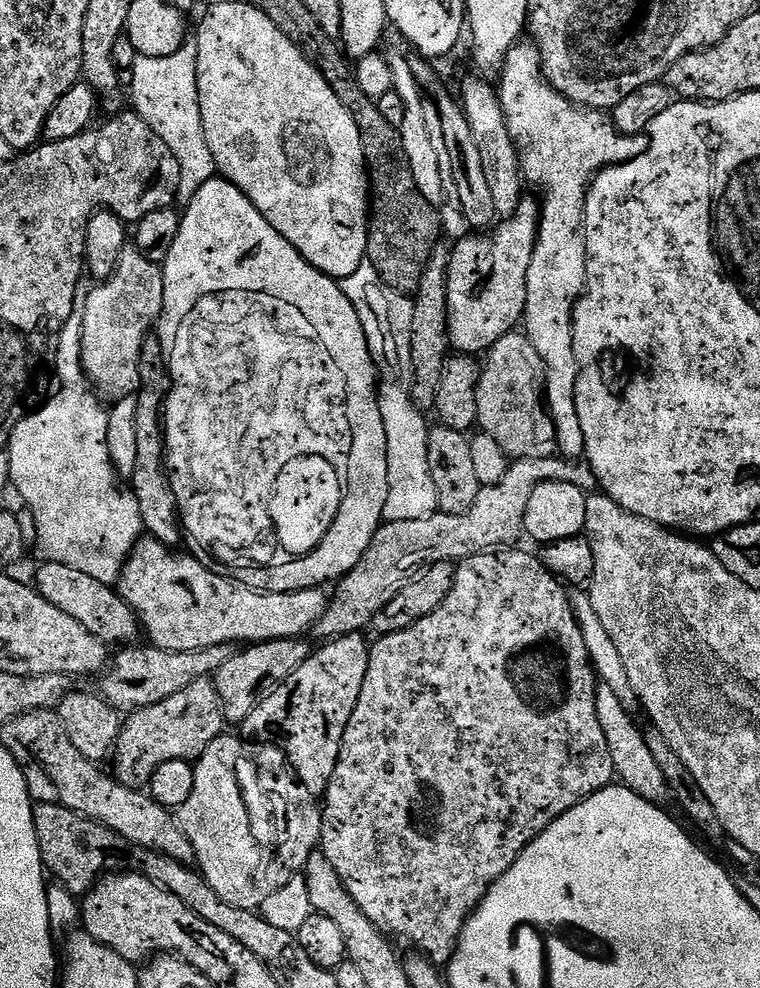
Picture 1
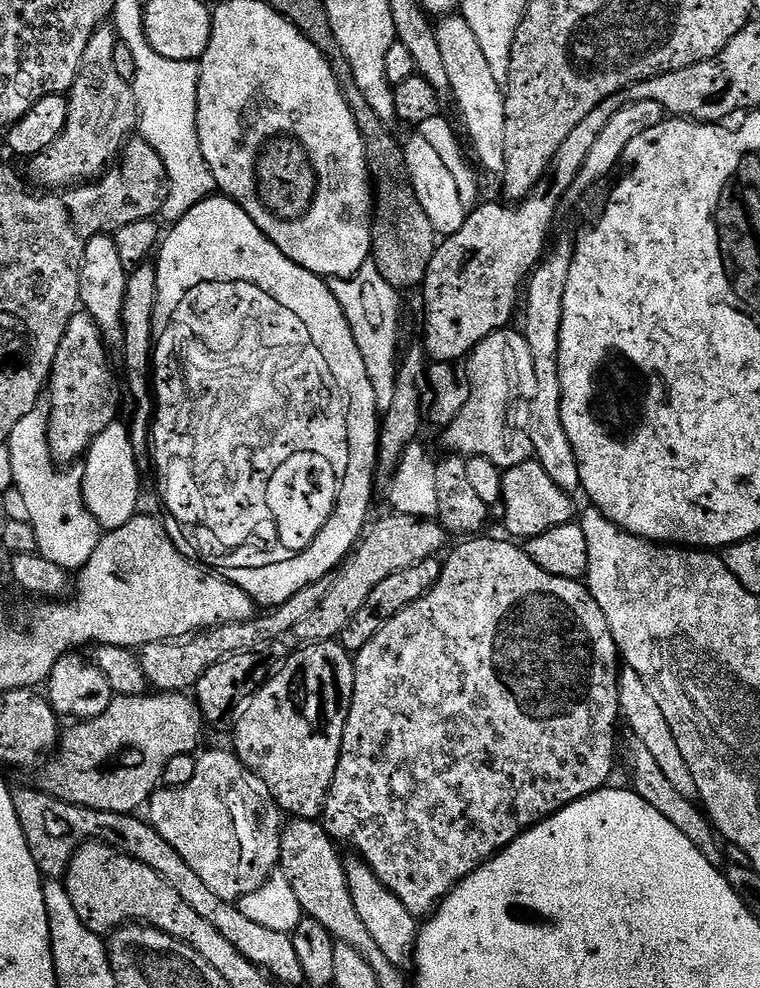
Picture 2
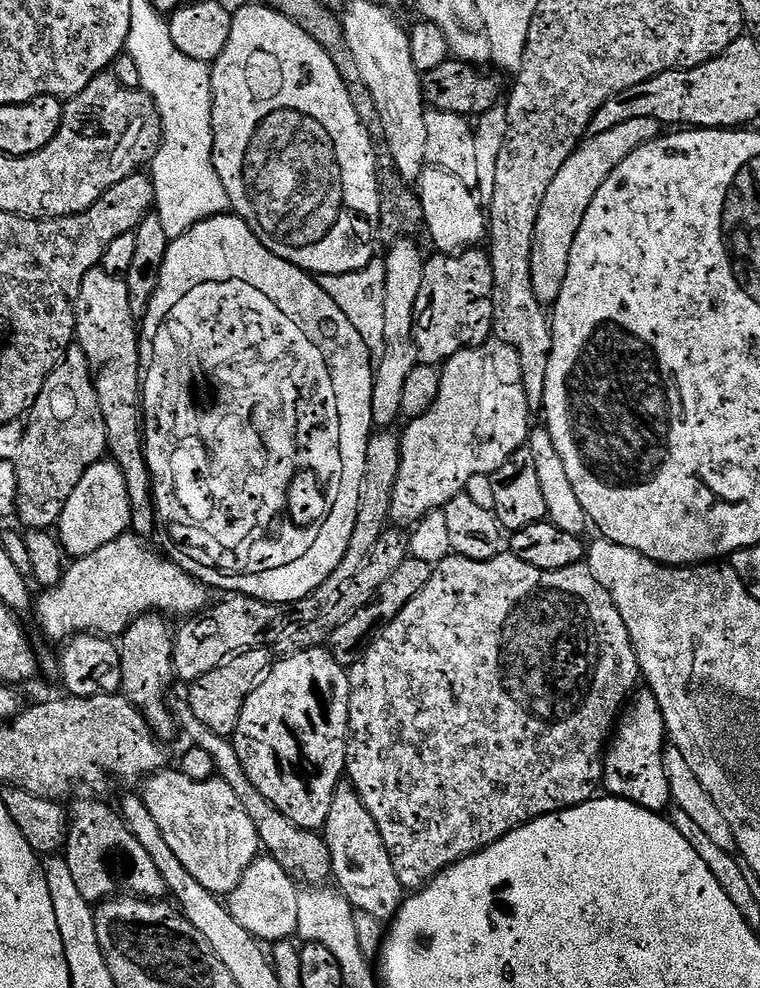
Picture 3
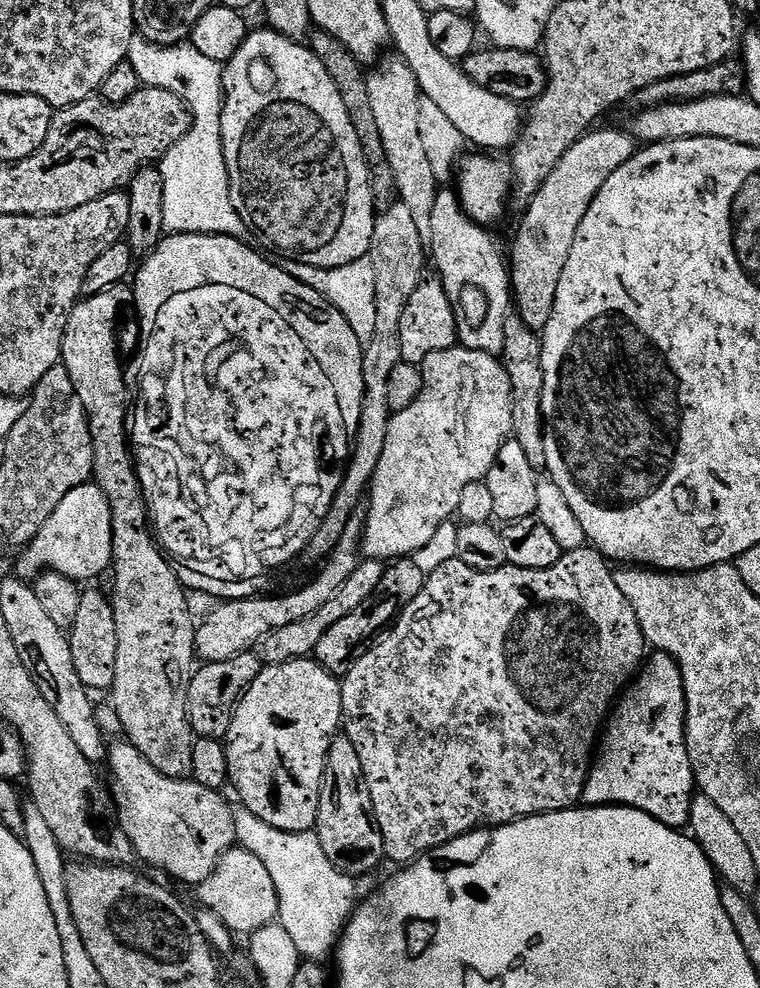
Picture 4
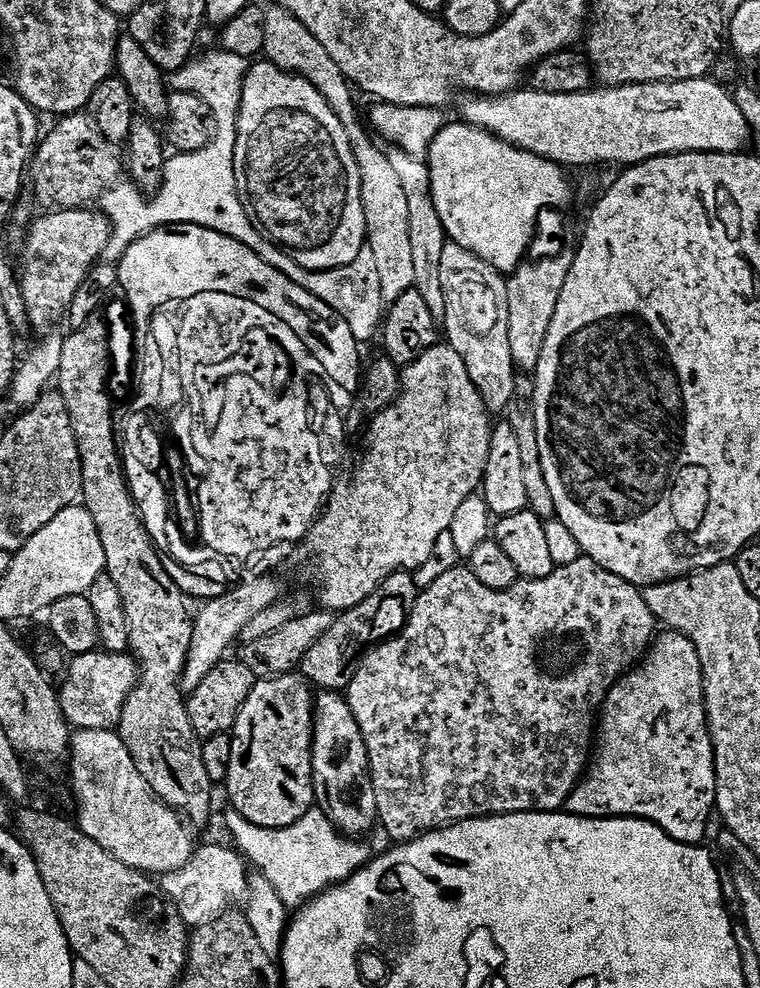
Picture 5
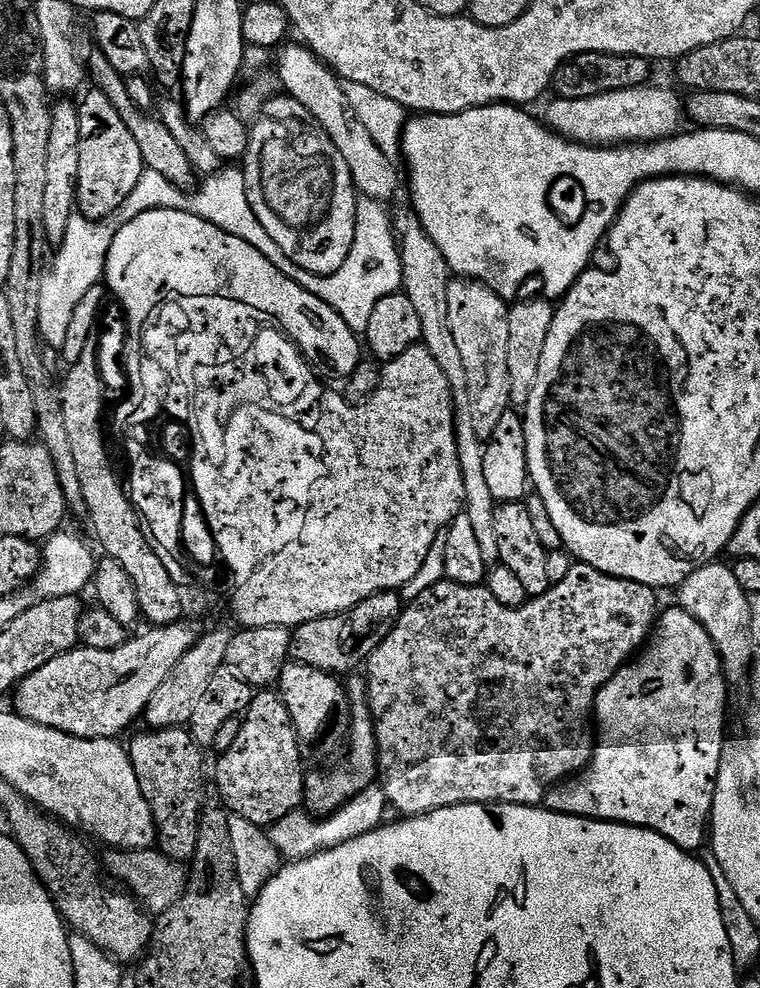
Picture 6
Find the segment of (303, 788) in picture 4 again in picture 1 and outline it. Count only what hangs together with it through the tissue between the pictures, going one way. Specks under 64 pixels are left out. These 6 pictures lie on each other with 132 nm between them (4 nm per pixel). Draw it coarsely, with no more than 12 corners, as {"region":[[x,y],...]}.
{"region":[[317,647],[251,714],[317,798],[334,778],[370,651]]}

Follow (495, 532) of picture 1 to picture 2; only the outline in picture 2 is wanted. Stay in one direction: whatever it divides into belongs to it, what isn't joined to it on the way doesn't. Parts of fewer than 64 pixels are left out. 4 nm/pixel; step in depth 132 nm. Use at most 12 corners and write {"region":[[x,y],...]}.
{"region":[[391,515],[367,529],[331,591],[292,631],[335,641],[391,575],[449,547],[435,519]]}

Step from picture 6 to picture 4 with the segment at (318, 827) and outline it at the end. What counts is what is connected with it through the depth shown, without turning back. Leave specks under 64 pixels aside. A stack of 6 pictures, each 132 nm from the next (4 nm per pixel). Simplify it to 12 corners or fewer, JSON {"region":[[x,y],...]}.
{"region":[[233,807],[236,844],[274,878],[278,922],[301,957],[331,957],[357,881],[315,831]]}

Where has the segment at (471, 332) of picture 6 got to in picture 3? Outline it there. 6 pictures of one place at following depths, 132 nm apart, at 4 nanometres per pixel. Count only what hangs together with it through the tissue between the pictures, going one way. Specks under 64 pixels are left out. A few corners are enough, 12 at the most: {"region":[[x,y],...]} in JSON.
{"region":[[425,167],[416,183],[440,254],[486,236],[486,212],[456,175]]}

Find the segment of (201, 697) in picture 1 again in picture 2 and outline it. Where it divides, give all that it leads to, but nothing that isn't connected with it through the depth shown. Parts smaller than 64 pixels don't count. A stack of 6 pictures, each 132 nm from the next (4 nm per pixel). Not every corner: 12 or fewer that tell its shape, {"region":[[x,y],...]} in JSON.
{"region":[[182,692],[80,722],[39,791],[136,814],[206,717]]}

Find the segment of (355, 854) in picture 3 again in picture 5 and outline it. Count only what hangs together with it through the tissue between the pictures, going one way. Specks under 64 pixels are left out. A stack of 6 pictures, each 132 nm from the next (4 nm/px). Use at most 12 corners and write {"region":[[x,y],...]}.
{"region":[[321,691],[312,718],[316,804],[349,838],[378,824],[354,710]]}

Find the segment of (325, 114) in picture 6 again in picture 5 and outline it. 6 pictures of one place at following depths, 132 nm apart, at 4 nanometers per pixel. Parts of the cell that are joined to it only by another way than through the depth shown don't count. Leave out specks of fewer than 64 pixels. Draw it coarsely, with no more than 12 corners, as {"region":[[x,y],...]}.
{"region":[[264,8],[267,63],[338,114],[385,305],[415,288],[410,209],[353,85],[290,10]]}

